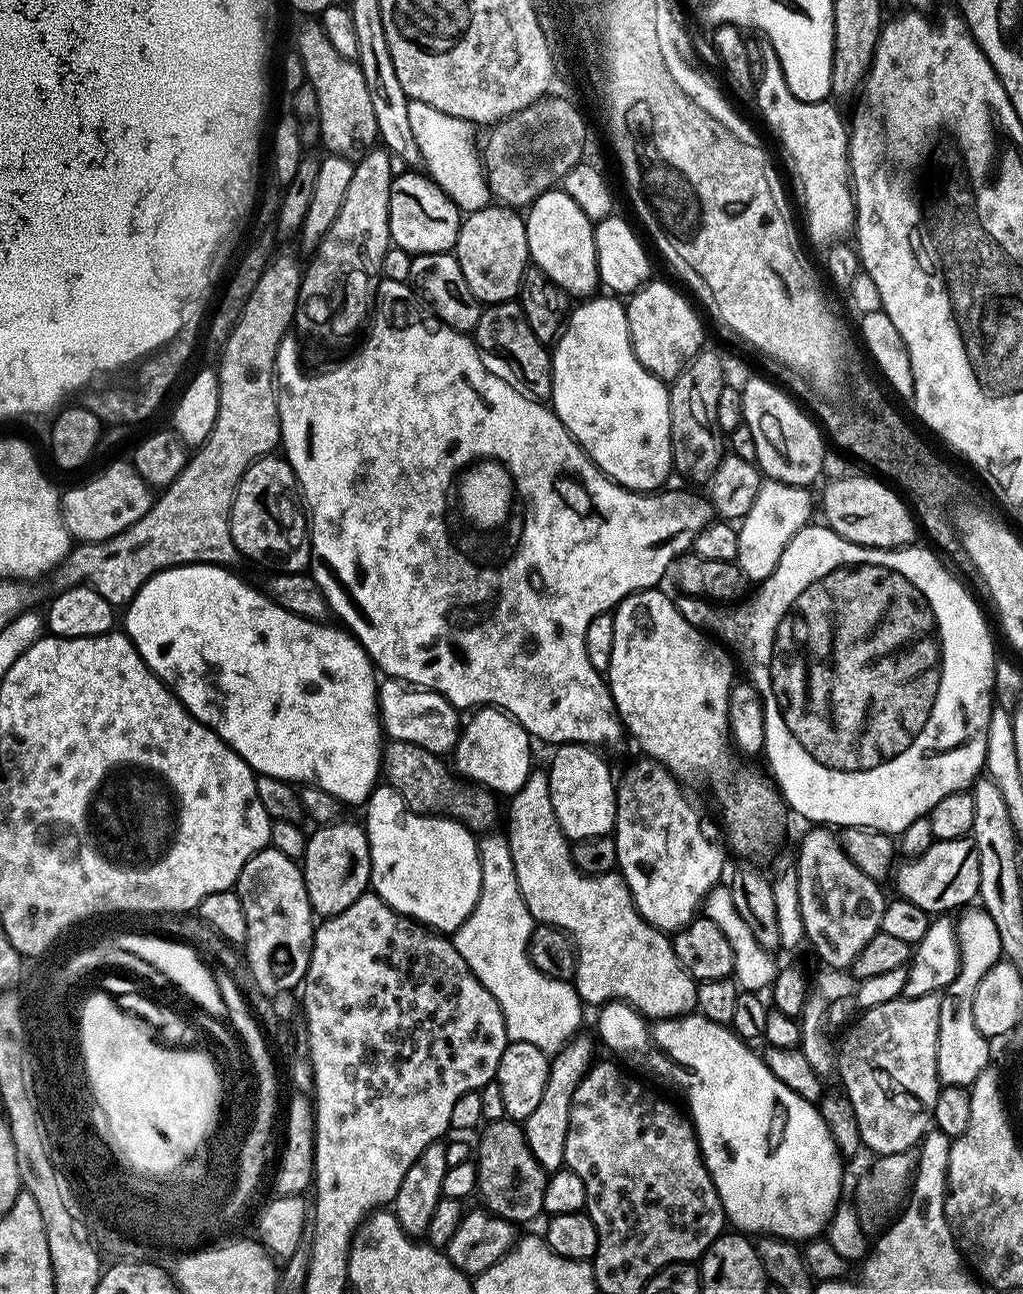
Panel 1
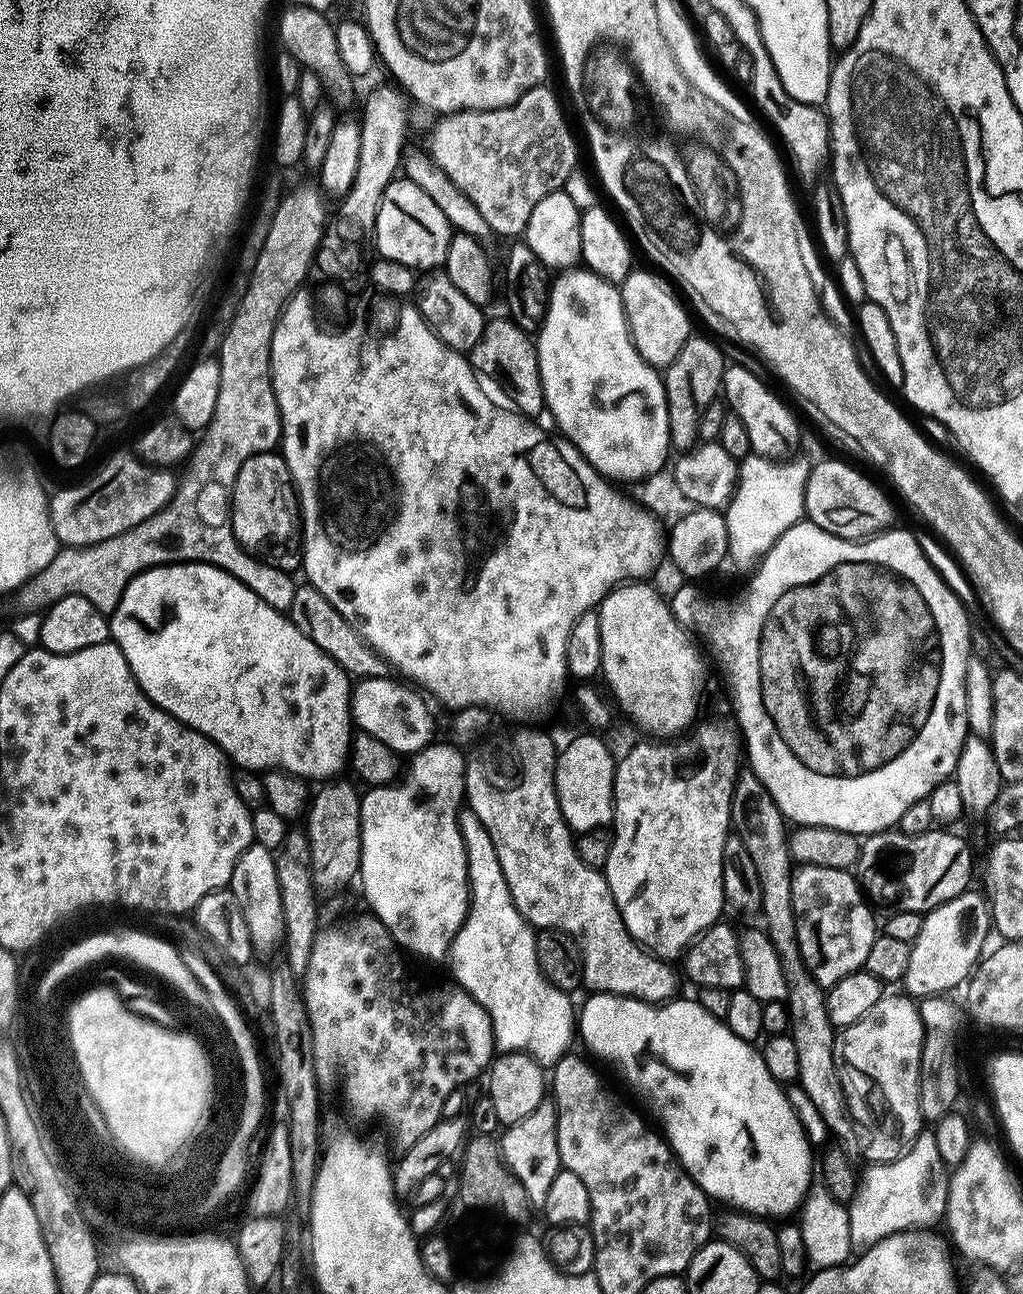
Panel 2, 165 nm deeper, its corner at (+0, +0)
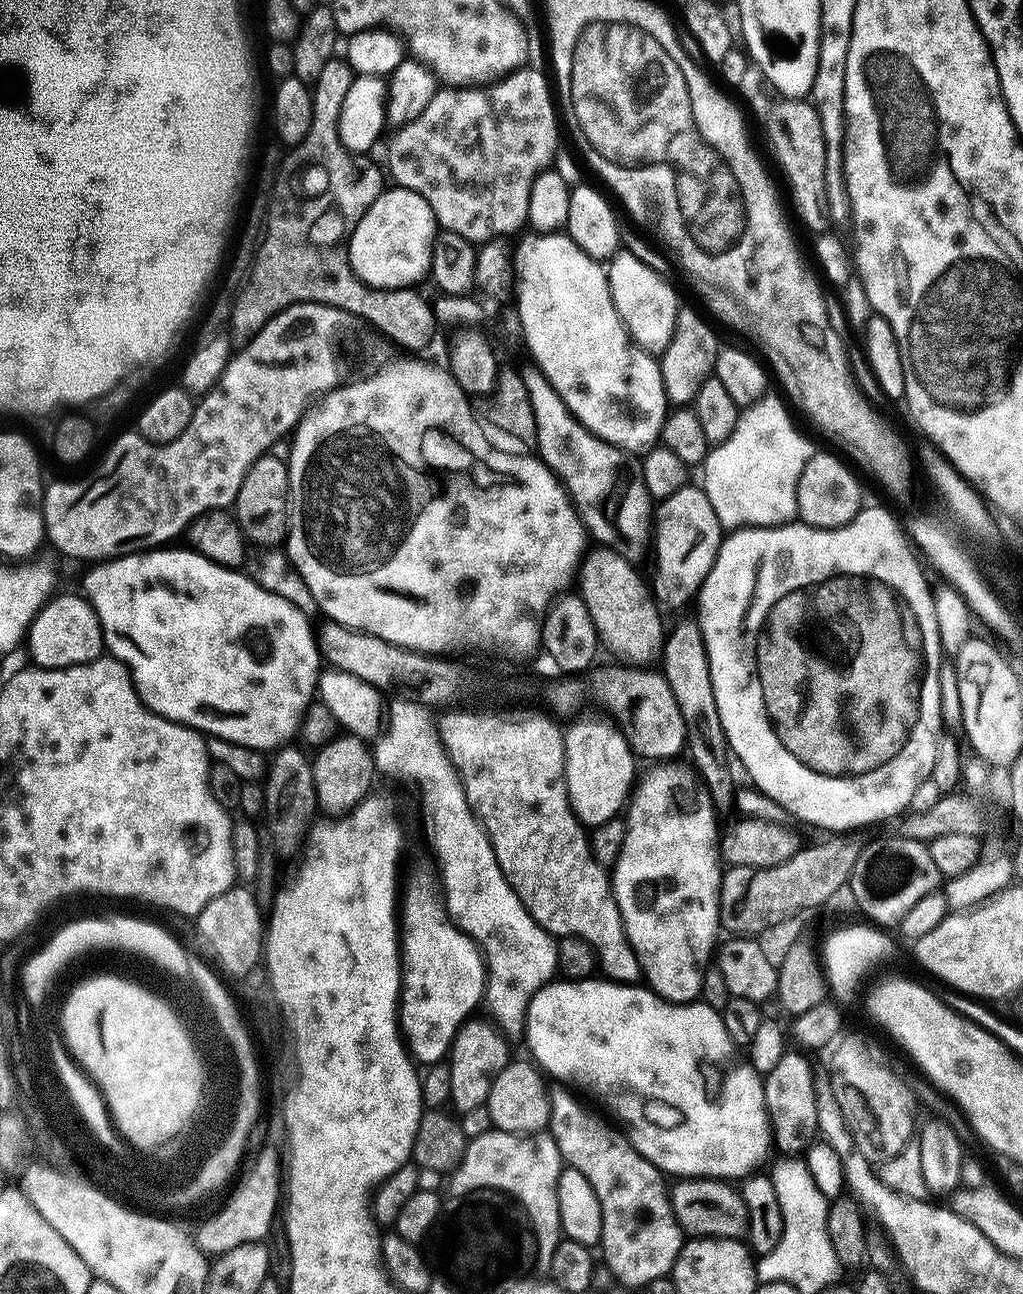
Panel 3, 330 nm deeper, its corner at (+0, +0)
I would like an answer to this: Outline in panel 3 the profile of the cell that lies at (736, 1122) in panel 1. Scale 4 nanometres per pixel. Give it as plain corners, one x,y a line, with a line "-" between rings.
589,978
586,980
561,979
561,984
549,982
537,990
528,1007
528,1019
526,1021
526,1037
528,1036
528,1048
532,1051
531,1059
549,1077
557,1076
557,1081
565,1085
577,1084
585,1088
592,1096
608,1103
608,1108
616,1112
620,1120
624,1120
628,1141
638,1150
638,1154
646,1157
654,1167
659,1168
665,1174
671,1174
676,1178
732,1178
728,1176
740,1176
744,1178
753,1171
752,1168
768,1152
770,1148
770,1121
768,1119
768,1107
764,1104
764,1081
761,1073
752,1067
751,1063
736,1064
740,1060
738,1045
726,1034
726,1026
722,1022
720,1013
715,1012
710,1006
702,1002
689,1002
686,1004
672,1004
657,996
647,986
633,986
630,984
617,984
607,978

